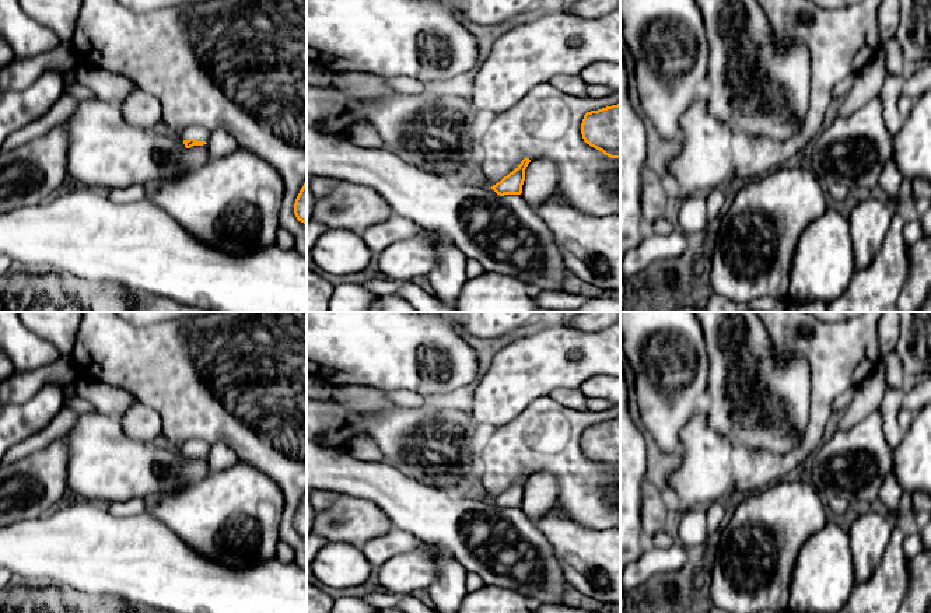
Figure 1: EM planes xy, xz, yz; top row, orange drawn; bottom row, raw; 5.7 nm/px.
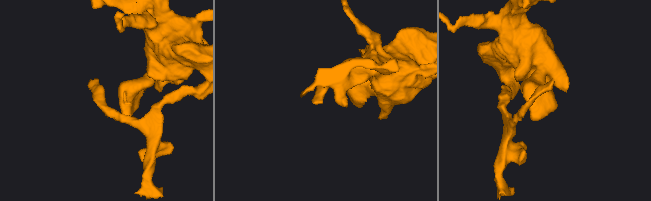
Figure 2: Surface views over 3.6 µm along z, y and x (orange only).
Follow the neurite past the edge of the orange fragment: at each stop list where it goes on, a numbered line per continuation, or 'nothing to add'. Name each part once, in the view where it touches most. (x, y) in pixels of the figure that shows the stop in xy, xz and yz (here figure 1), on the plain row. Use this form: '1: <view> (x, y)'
1: xy (199, 447)

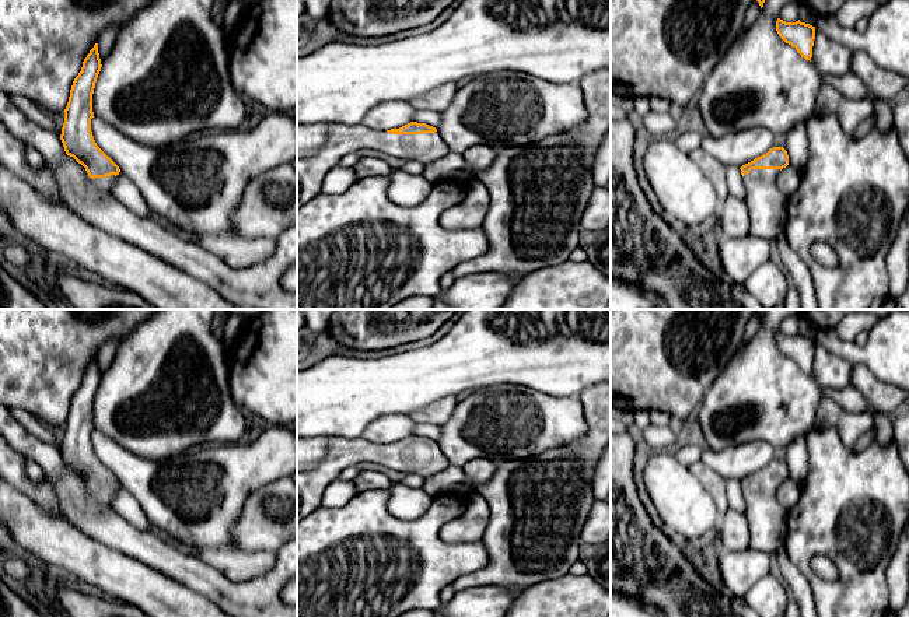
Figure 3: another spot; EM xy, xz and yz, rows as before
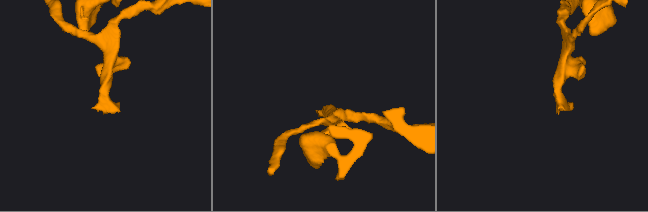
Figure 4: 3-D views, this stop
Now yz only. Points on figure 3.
1: yz (768, 519)

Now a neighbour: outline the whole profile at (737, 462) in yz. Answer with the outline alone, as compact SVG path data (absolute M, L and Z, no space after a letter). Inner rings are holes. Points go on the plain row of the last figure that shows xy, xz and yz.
M745 442L721 451L702 445L699 453L699 459L724 481L741 481L776 460L776 456L777 449L768 442Z

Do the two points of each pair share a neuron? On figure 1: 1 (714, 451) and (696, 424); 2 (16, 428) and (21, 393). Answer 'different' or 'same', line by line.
1: same
2: different

